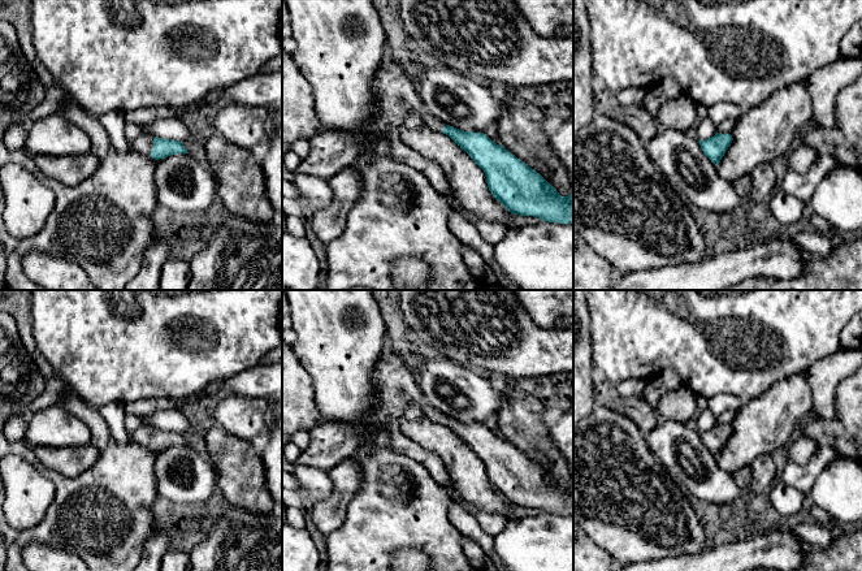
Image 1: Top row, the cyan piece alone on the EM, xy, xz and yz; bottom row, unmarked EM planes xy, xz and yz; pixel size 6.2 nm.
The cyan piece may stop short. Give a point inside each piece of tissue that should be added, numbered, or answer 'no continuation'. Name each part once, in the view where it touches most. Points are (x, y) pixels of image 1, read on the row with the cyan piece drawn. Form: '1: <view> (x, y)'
1: xy (143, 145)

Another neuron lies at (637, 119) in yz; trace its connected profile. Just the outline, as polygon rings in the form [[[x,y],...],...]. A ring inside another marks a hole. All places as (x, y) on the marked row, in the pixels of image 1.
[[[608,88],[594,92],[593,105],[595,113],[602,113],[629,126],[644,143],[653,139],[660,130],[655,118],[644,107],[621,107],[616,94]]]

